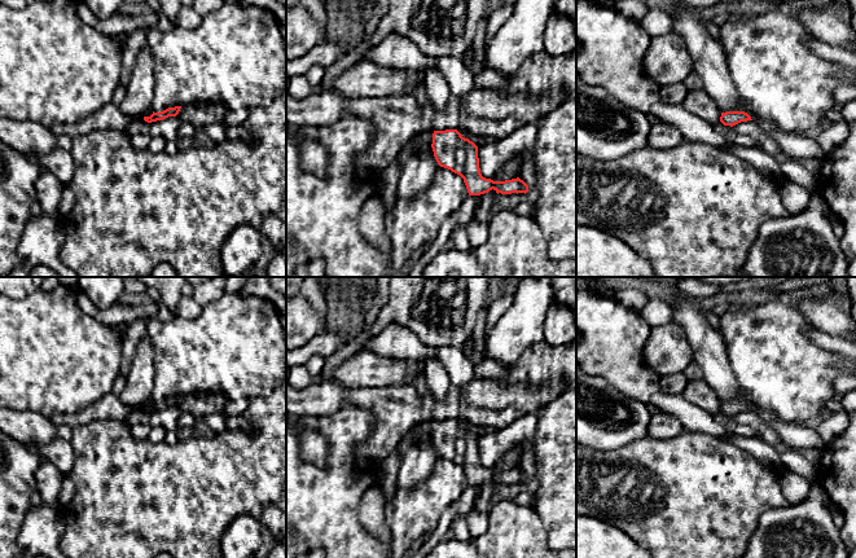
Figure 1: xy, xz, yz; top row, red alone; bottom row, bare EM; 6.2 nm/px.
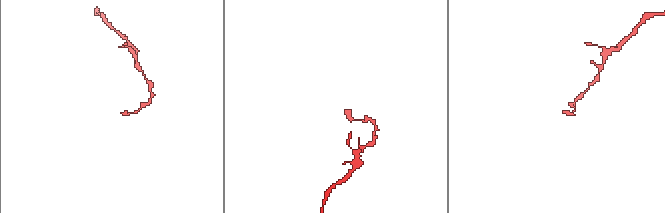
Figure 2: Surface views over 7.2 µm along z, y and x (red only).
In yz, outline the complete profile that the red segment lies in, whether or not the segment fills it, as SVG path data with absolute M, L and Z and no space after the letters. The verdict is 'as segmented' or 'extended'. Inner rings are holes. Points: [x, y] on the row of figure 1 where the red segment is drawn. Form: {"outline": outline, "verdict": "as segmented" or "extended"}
{"outline": "M726 111L726 113L721 113L721 117L720 117L720 122L724 126L730 126L730 127L733 127L741 122L747 122L747 120L752 120L752 119L745 111Z", "verdict": "as segmented"}

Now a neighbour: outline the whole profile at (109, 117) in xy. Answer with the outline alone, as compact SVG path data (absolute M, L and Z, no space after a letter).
M109 102L75 123L57 123L51 126L49 129L56 136L67 135L70 137L100 129L126 131L135 118L133 115L126 115L118 105Z

